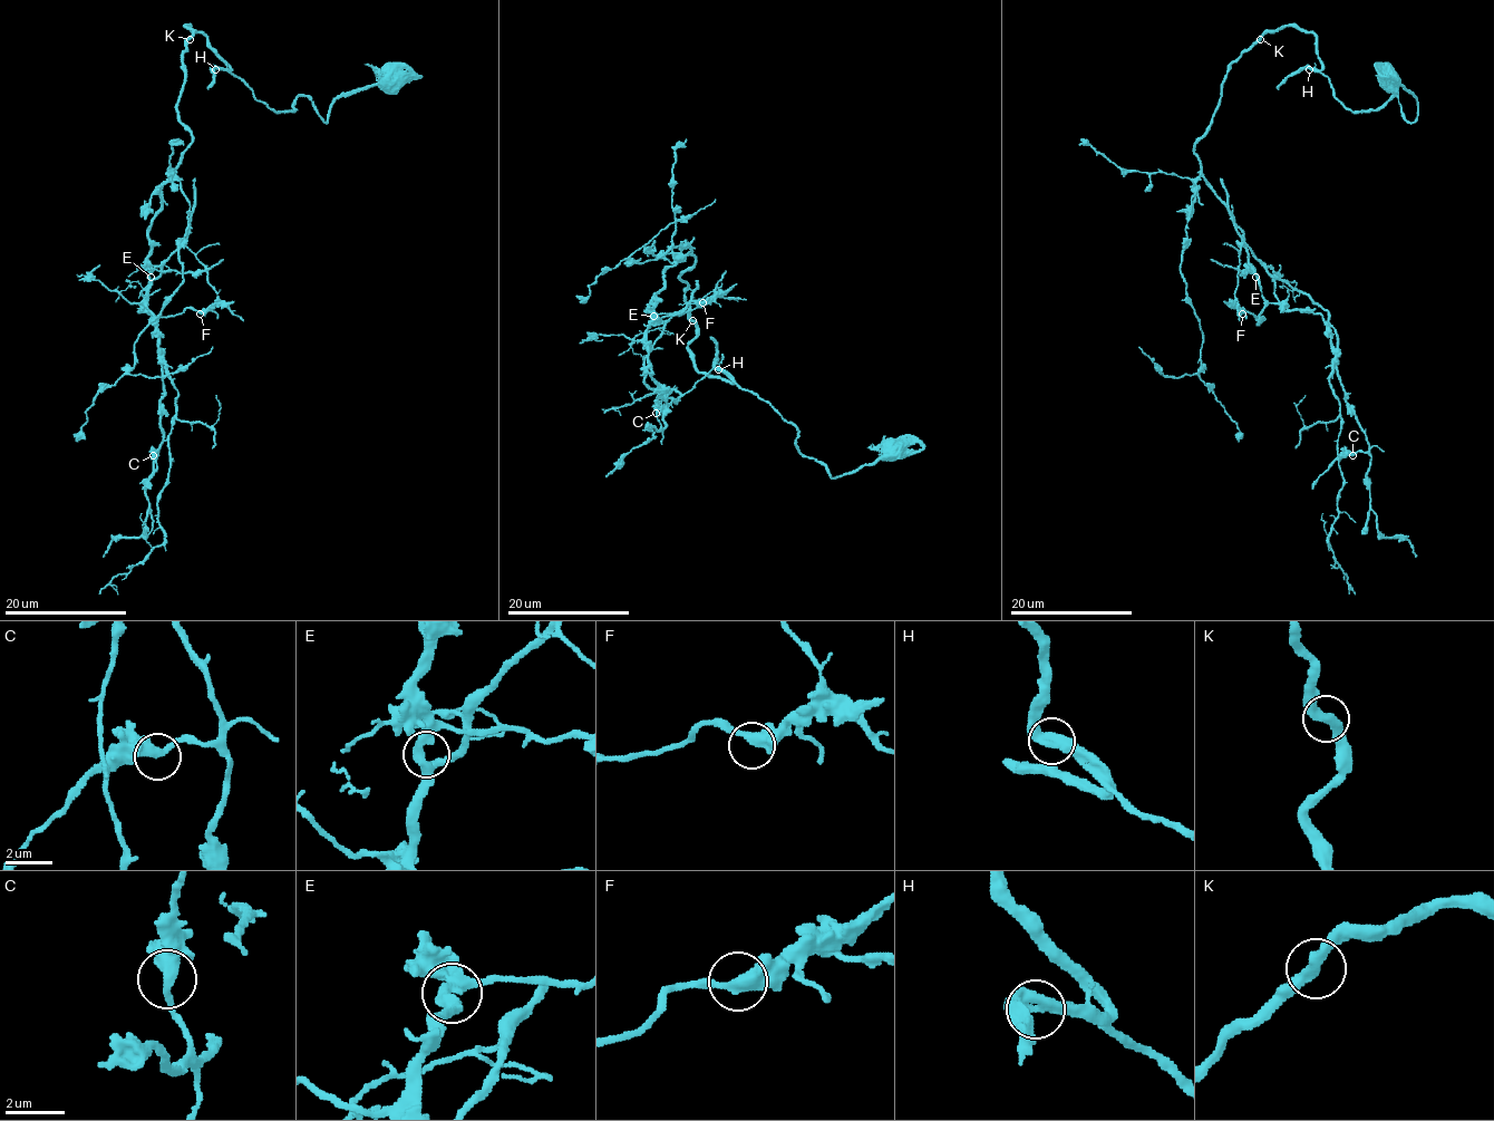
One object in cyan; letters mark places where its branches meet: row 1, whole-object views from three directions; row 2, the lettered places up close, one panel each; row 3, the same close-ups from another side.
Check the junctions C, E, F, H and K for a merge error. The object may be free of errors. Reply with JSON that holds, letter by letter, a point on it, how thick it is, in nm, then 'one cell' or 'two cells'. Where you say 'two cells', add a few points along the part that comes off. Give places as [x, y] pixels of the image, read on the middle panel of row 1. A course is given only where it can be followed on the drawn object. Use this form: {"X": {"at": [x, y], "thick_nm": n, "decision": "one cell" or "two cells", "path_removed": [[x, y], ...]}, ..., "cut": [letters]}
{"C": {"at": [656, 413], "thick_nm": 440, "decision": "one cell"}, "E": {"at": [653, 316], "thick_nm": 380, "decision": "one cell"}, "F": {"at": [702, 302], "thick_nm": 400, "decision": "one cell"}, "H": {"at": [718, 369], "thick_nm": 420, "decision": "one cell"}, "K": {"at": [692, 320], "thick_nm": 400, "decision": "one cell"}, "cut": []}

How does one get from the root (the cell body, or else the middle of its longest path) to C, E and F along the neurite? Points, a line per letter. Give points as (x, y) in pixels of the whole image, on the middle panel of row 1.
C: (891, 444), (833, 477), (765, 400), (699, 371), (680, 278), (691, 255), (651, 301), (662, 429), (656, 413)
E: (891, 444), (833, 477), (765, 400), (699, 371), (680, 278), (691, 255), (663, 272), (653, 316)
F: (891, 444), (836, 477), (804, 456), (765, 400), (697, 369), (691, 255), (663, 272), (650, 326), (702, 302)

